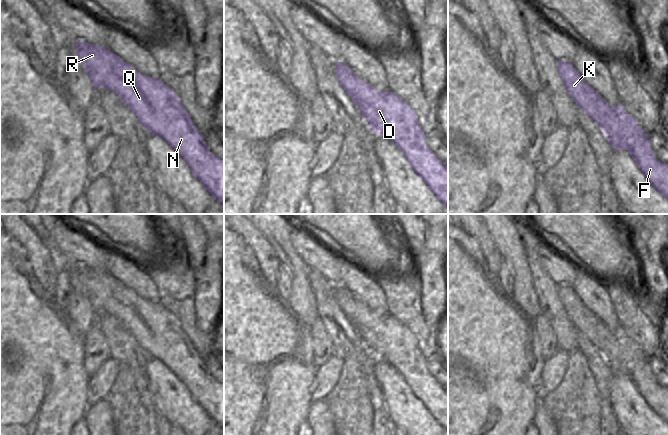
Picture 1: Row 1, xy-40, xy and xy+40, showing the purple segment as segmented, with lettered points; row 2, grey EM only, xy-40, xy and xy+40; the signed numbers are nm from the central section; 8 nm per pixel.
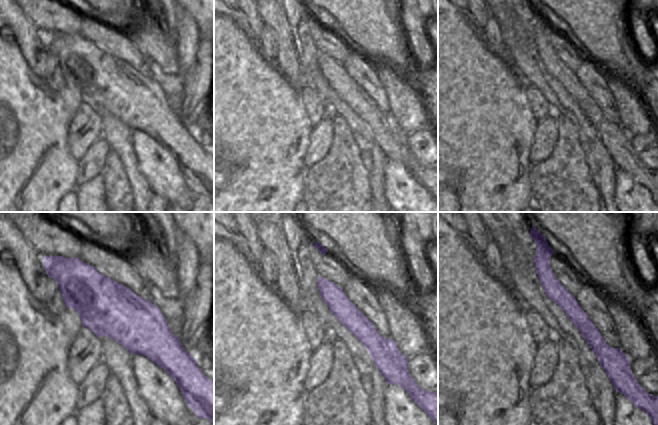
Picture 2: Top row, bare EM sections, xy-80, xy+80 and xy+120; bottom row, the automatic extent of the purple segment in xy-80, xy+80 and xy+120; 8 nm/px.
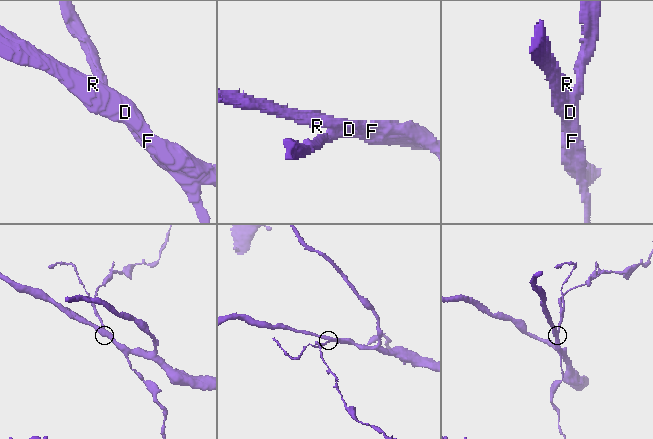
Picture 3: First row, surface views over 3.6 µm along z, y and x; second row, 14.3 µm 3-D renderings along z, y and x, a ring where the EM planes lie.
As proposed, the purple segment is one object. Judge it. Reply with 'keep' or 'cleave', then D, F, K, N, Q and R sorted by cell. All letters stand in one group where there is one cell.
cleave | D F N Q R / K

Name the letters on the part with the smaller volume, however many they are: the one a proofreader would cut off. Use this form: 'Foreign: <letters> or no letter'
Foreign: K

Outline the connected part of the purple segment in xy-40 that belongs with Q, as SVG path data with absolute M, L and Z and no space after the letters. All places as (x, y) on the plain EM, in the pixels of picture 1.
M83 264L76 267L78 281L88 297L94 313L103 310L115 316L136 339L142 350L163 362L188 388L194 400L224 431L224 384L215 380L204 365L178 319L160 302L141 298L134 290L111 276L106 270L97 270Z

